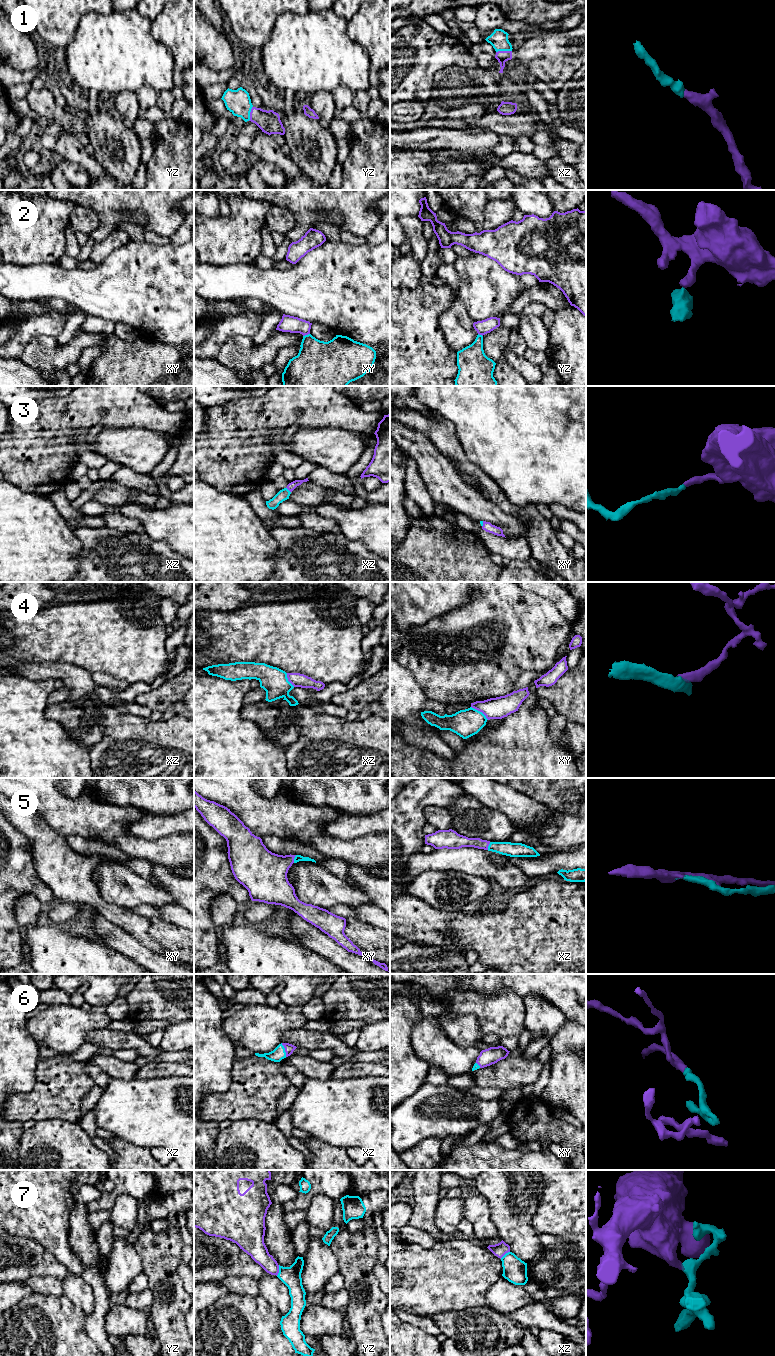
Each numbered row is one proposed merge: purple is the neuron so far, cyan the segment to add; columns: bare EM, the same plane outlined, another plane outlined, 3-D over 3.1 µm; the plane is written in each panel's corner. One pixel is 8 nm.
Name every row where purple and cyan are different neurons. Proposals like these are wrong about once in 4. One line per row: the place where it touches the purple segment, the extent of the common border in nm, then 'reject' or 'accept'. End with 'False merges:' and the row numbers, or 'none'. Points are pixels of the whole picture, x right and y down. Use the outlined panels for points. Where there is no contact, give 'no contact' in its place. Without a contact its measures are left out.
1: xz (503, 51) | 130 nm | accept
2: xy (306, 334) | 60 nm | reject
3: xz (288, 489) | 60 nm | accept
4: xy (480, 711) | 180 nm | reject
5: xy (293, 859) | 70 nm | accept
6: xz (285, 1050) | 120 nm | accept
7: yz (278, 1270) | 90 nm | reject
False merges: 2, 4, 7

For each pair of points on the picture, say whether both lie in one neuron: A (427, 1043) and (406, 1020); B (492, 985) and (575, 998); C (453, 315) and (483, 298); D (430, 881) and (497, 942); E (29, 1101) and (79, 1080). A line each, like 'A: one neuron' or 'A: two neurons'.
A: two neurons
B: one neuron
C: two neurons
D: two neurons
E: one neuron

